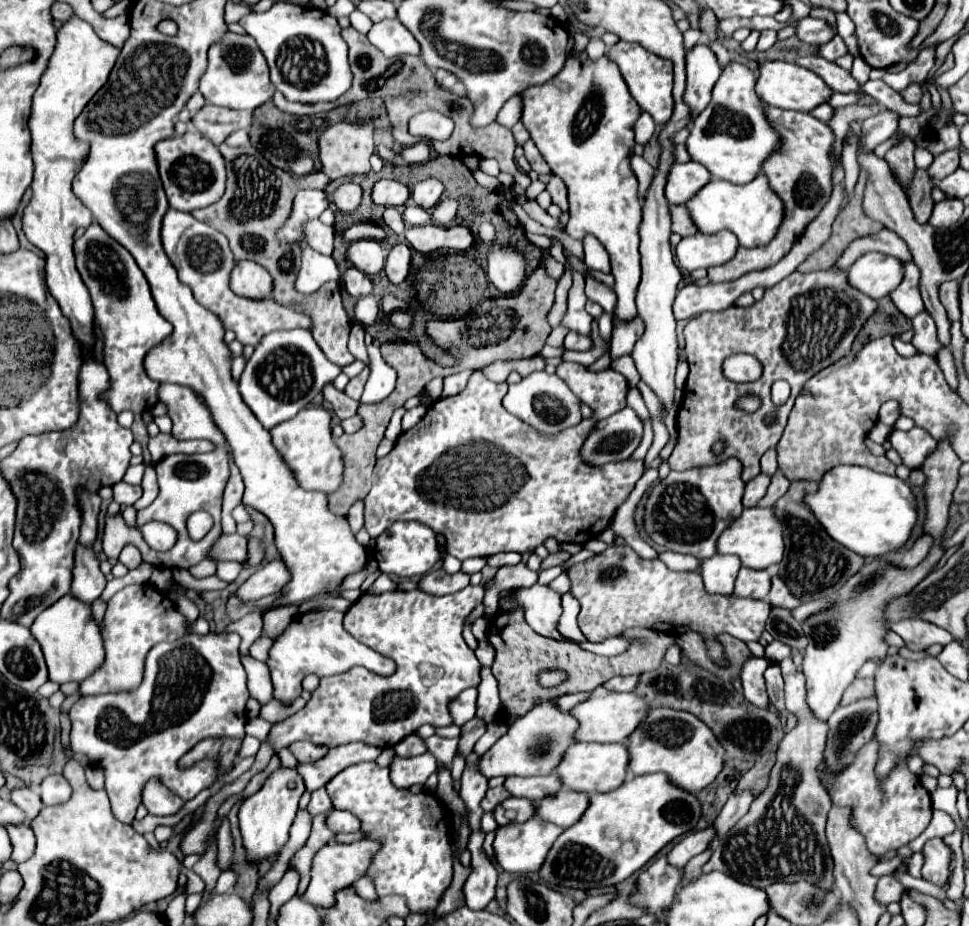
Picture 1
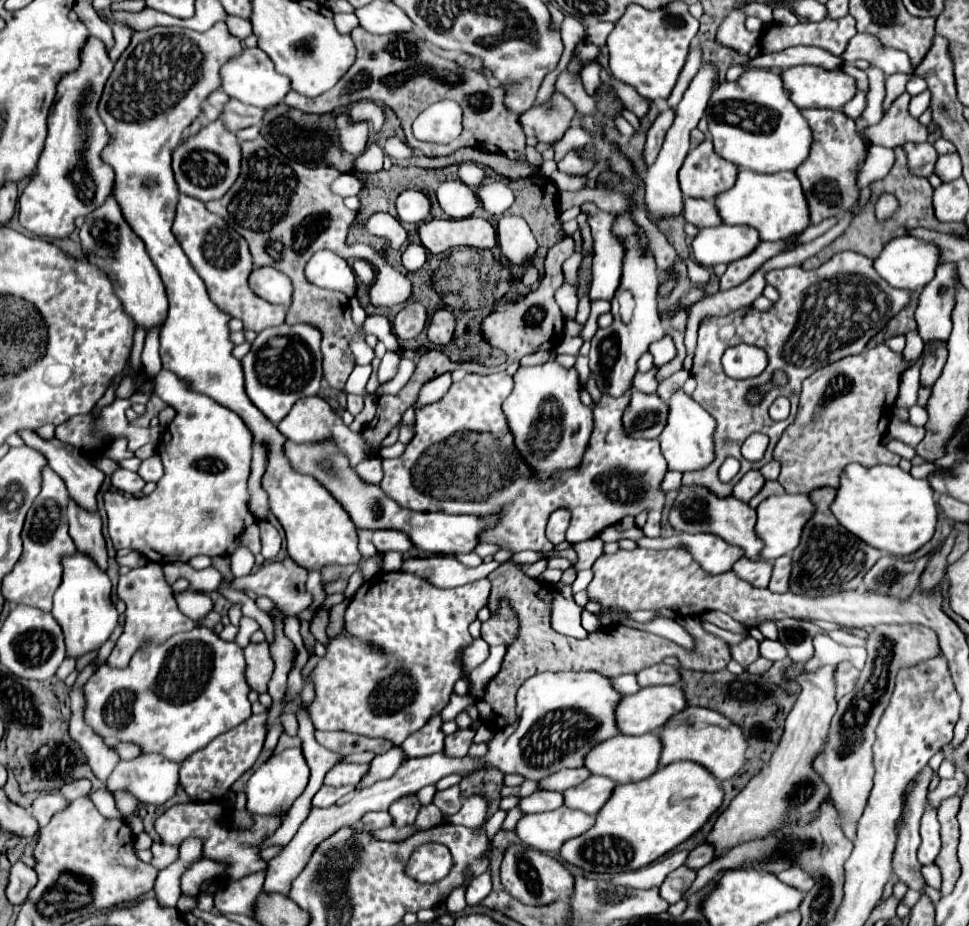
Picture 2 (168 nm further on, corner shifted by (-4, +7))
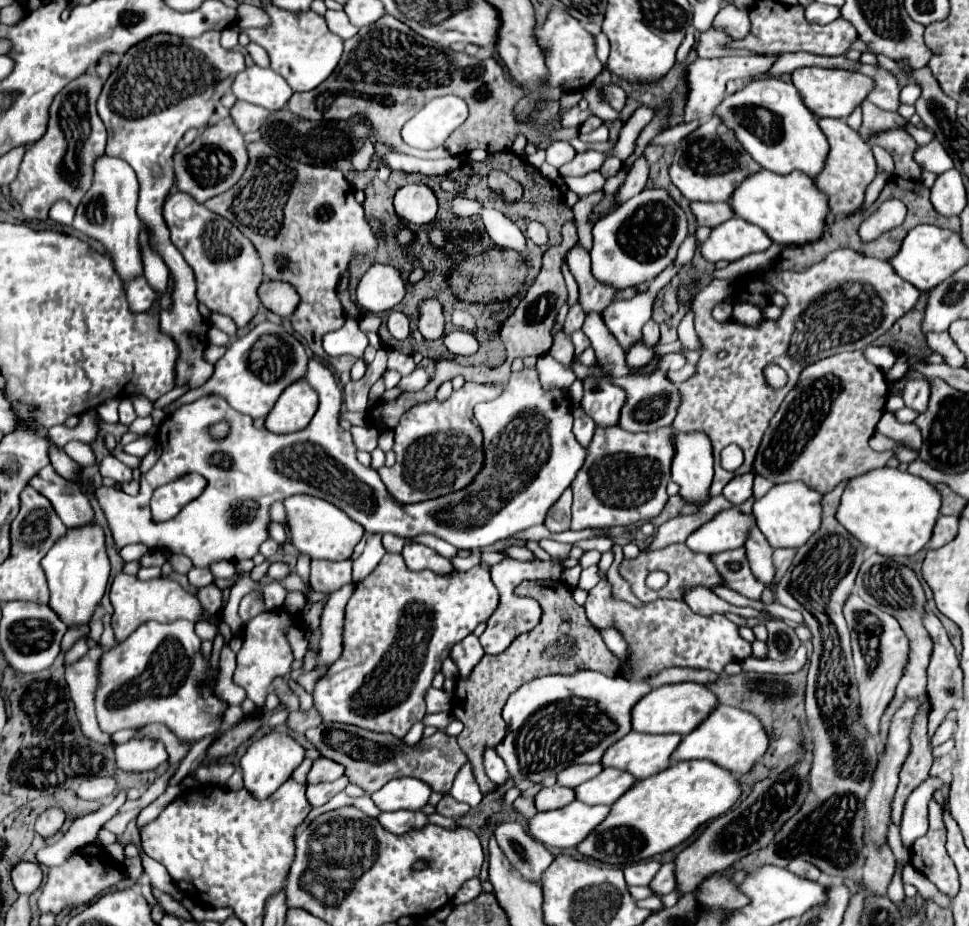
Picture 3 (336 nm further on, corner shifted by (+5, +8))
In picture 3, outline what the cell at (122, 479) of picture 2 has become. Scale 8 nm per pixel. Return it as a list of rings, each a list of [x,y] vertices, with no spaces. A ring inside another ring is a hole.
[[[106,456],[106,458],[102,460],[100,472],[102,472],[104,478],[110,476],[110,478],[114,478],[114,480],[124,480],[124,482],[132,480],[132,468],[128,468],[126,464],[122,464],[122,462],[120,462],[118,458],[114,458],[114,456]]]

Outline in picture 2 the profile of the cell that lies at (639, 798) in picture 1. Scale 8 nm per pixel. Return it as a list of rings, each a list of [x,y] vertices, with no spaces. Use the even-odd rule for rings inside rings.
[[[677,761],[667,767],[657,769],[653,775],[649,775],[643,781],[617,785],[609,797],[609,801],[601,807],[601,811],[595,817],[595,825],[587,829],[583,835],[573,837],[563,843],[559,849],[559,857],[567,861],[569,865],[575,865],[589,873],[623,873],[623,871],[635,871],[639,867],[645,867],[653,863],[655,859],[663,857],[671,849],[675,849],[679,843],[689,839],[695,831],[703,827],[703,823],[715,813],[723,803],[723,789],[719,787],[719,781],[701,765],[693,761]]]

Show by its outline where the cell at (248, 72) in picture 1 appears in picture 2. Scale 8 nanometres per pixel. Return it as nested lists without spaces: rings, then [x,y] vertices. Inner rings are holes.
[[[245,47],[239,55],[231,57],[223,67],[221,67],[221,89],[233,97],[239,99],[247,105],[255,105],[261,109],[269,109],[277,103],[283,101],[287,91],[291,89],[287,77],[279,75],[273,67],[273,61],[269,59],[267,53],[263,53],[259,47]]]

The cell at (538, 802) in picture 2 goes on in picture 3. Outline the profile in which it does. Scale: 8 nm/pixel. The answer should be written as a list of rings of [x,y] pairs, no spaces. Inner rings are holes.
[[[552,786],[552,788],[542,788],[536,794],[536,808],[538,810],[556,810],[562,808],[566,804],[570,804],[574,800],[576,792],[574,788],[566,788],[566,786]]]

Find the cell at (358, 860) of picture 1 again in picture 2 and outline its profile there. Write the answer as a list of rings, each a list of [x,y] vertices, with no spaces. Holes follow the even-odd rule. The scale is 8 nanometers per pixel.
[[[414,794],[397,799],[397,801],[389,807],[389,815],[393,817],[393,825],[395,825],[397,829],[401,829],[401,827],[405,827],[405,825],[411,825],[411,823],[415,821],[420,807],[421,804]]]

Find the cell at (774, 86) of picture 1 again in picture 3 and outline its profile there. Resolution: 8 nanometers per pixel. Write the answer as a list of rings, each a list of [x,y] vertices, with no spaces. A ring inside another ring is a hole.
[[[818,66],[798,68],[798,72],[792,74],[792,82],[802,92],[806,106],[818,118],[840,118],[840,120],[848,118],[854,112],[854,108],[858,108],[874,88],[874,80],[860,72],[826,70],[826,68],[818,68]]]

